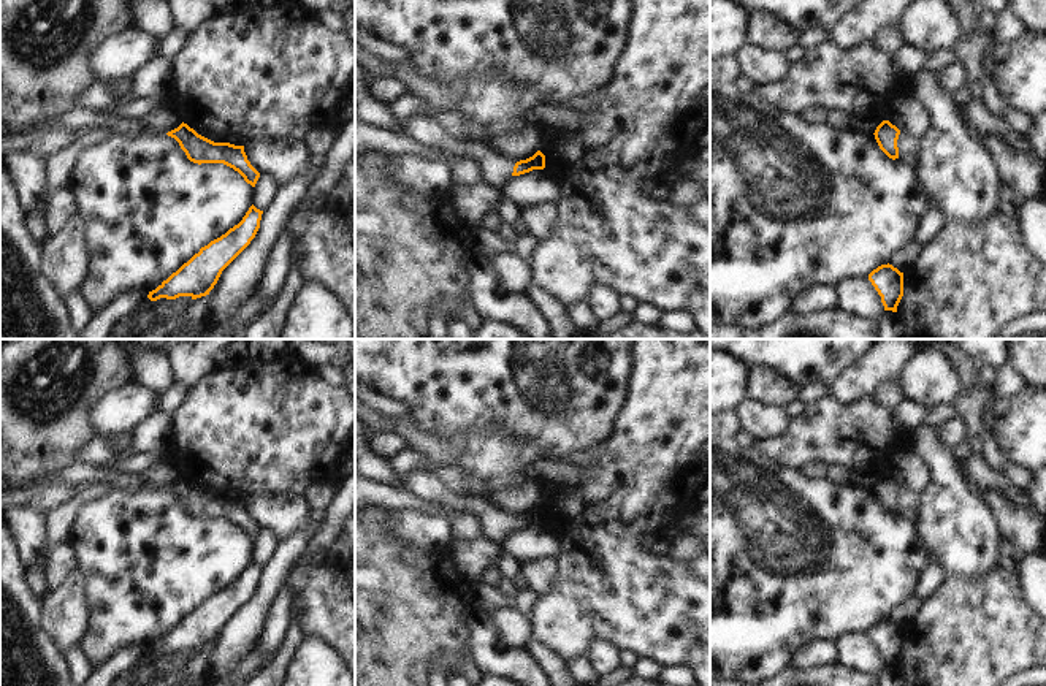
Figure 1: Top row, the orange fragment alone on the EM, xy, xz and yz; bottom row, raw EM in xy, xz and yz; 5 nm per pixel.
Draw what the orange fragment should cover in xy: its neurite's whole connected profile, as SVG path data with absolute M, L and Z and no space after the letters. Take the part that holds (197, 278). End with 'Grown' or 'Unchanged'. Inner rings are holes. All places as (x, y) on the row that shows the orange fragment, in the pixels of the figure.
M254 204L249 208L242 220L230 228L220 238L201 247L187 263L163 280L147 298L157 301L160 298L176 299L190 296L192 299L209 295L217 284L222 271L250 244L255 238L263 211Z. Unchanged

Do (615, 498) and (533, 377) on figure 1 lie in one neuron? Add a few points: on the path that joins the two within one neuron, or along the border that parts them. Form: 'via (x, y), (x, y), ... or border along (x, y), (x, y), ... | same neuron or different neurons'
border along (612, 422), (610, 431), (587, 450) | different neurons

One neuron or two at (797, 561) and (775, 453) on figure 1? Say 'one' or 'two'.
two

